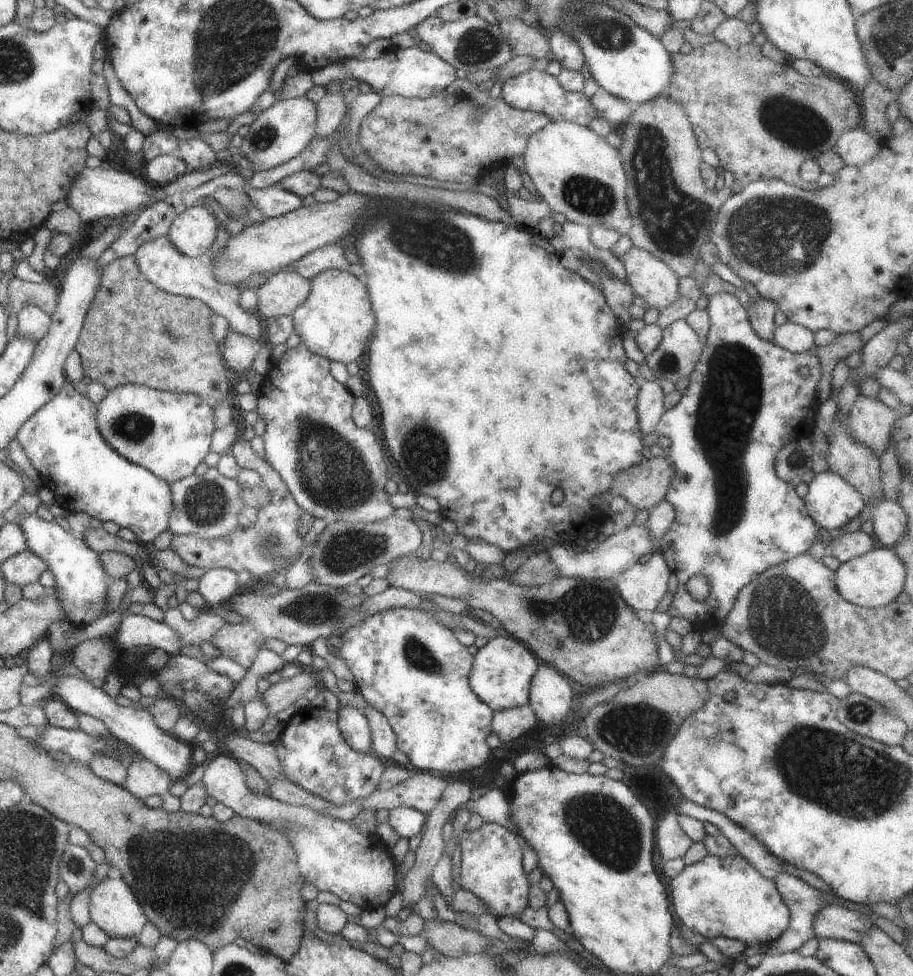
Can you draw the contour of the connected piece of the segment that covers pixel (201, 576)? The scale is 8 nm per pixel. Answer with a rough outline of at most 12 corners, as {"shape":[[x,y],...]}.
{"shape":[[217,567],[198,571],[196,592],[207,607],[224,605],[238,574]]}

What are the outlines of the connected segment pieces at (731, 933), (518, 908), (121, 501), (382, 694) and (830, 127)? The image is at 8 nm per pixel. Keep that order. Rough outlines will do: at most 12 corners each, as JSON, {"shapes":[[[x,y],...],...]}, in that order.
{"shapes":[[[741,855],[686,865],[669,896],[712,941],[777,941],[790,922],[773,880]],[[493,823],[458,834],[460,888],[519,918],[519,838]],[[65,383],[14,439],[68,513],[166,530],[171,484],[102,439]],[[387,608],[334,656],[418,771],[484,764],[493,711],[433,616]],[[752,43],[673,53],[667,98],[733,174],[799,185],[857,95]]]}

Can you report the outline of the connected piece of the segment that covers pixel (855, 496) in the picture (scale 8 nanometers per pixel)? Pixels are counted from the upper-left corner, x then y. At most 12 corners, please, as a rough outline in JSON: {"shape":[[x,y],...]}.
{"shape":[[829,470],[814,474],[802,500],[810,520],[834,533],[865,504]]}

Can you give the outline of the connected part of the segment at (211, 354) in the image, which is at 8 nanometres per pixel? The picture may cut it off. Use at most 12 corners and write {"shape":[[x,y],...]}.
{"shape":[[103,265],[74,350],[106,391],[227,395],[211,308]]}

